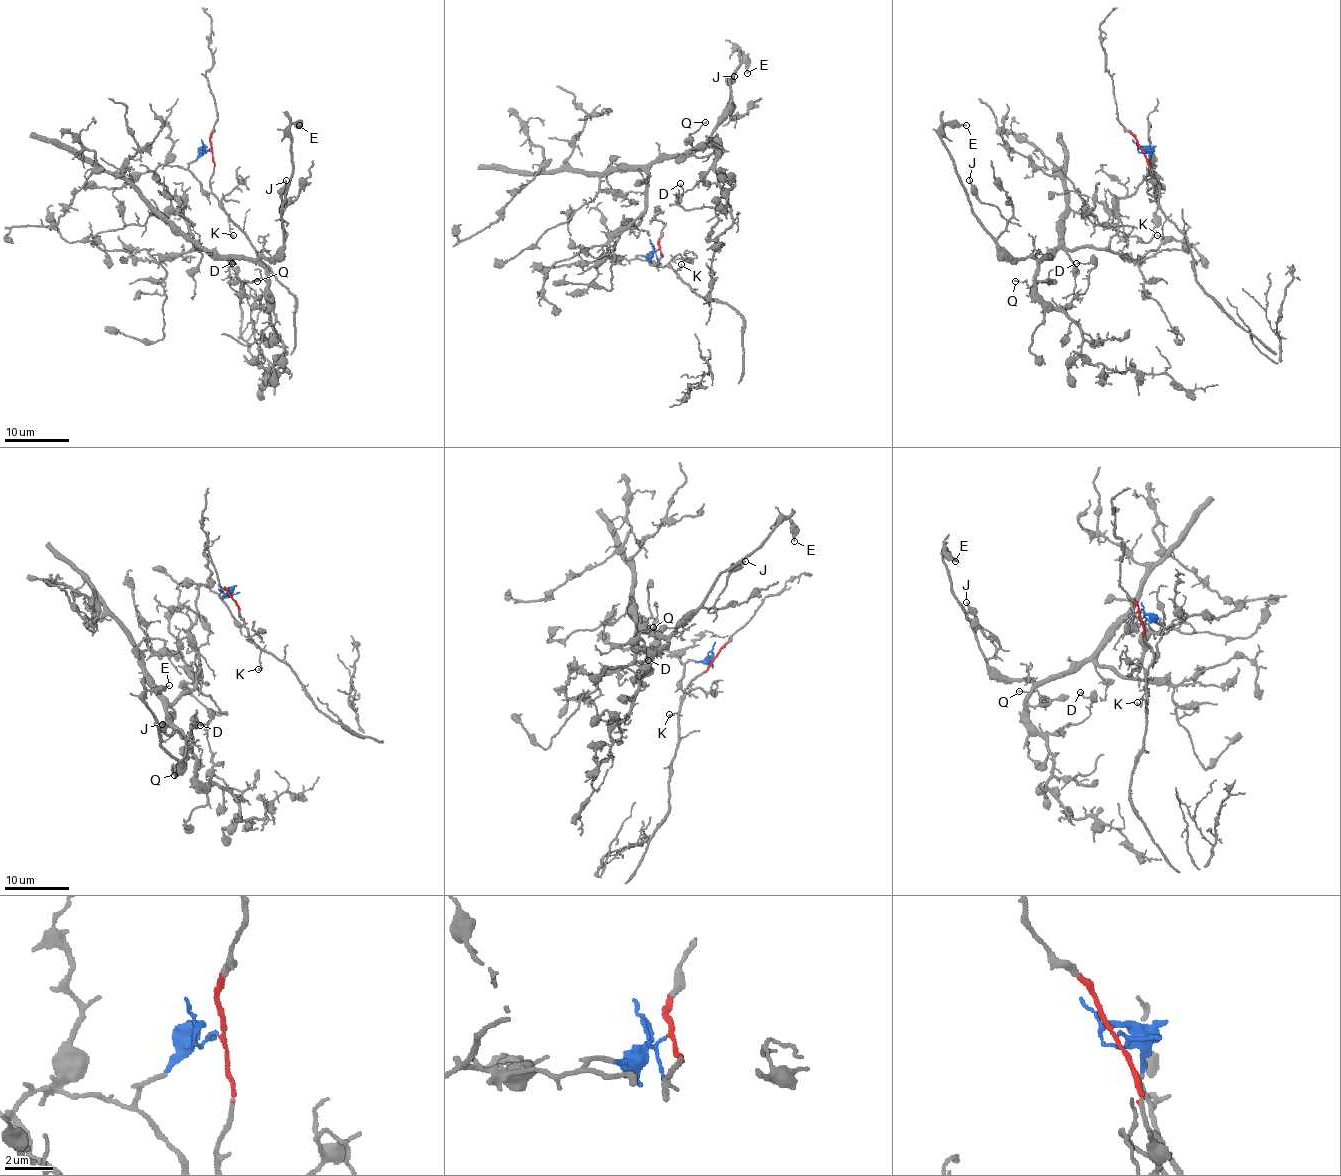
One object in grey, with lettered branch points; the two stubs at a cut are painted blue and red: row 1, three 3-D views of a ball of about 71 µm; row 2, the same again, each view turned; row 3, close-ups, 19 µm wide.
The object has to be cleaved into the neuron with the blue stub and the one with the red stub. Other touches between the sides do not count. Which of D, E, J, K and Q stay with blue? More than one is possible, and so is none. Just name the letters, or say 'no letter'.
D, E, J, Q

